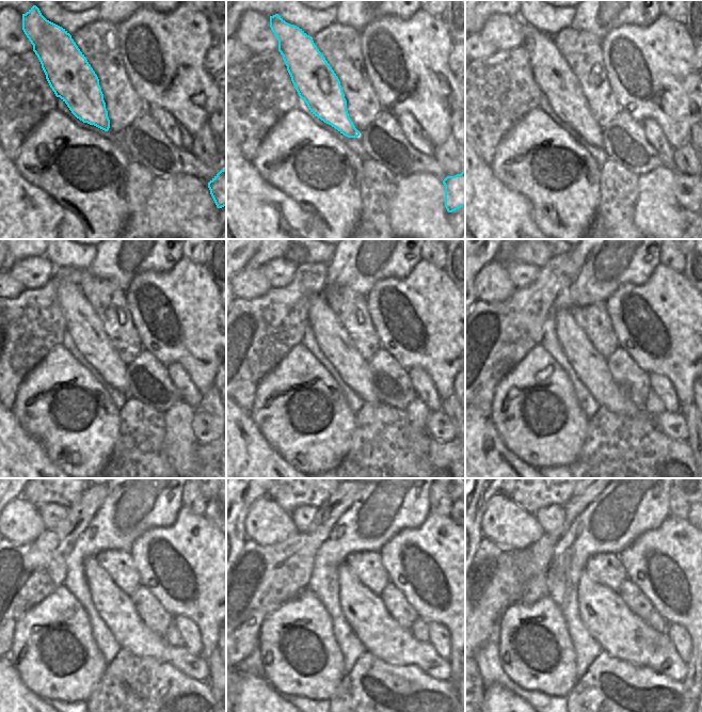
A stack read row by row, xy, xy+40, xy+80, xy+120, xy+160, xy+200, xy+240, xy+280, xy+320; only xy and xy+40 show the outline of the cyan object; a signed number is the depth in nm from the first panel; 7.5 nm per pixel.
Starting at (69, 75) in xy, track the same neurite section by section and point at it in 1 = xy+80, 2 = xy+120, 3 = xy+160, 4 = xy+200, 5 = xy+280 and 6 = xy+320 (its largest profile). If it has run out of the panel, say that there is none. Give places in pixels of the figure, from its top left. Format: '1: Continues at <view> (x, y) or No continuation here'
1: Continues at xy+80 (558, 83)
2: Continues at xy+120 (81, 321)
3: Continues at xy+160 (332, 338)
4: Continues at xy+200 (591, 367)
5: Continues at xy+280 (364, 611)
6: Continues at xy+320 (623, 635)

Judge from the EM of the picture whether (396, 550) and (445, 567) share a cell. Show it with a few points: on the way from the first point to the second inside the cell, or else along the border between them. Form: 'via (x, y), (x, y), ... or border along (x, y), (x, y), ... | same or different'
via (409, 541), (417, 542), (425, 550), (433, 554) | same

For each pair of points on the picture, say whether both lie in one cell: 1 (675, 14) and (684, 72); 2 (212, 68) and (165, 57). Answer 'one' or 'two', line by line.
1: two
2: two

